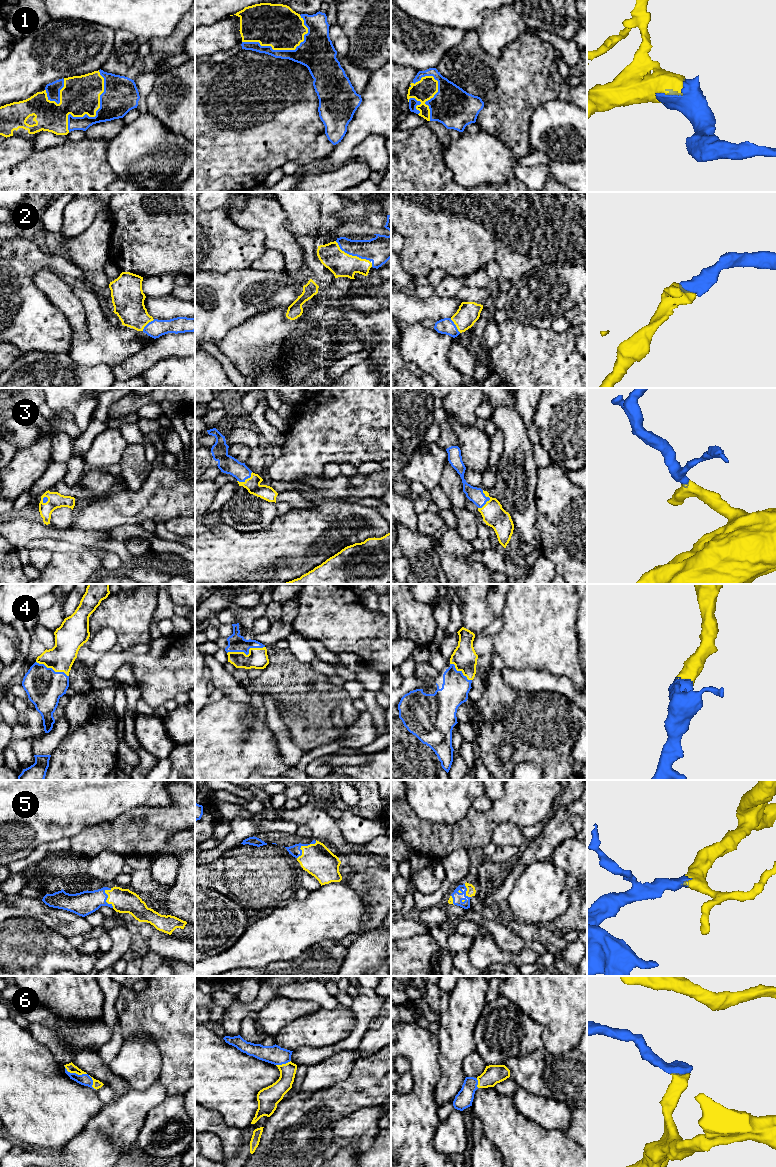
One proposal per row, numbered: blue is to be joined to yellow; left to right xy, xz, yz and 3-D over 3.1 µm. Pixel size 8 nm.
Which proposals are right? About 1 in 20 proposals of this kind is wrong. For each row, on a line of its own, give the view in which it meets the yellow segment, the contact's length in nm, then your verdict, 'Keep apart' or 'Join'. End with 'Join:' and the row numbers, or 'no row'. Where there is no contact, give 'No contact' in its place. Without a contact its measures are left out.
1: Touches yellow in xz. Shared border 550 nm. Join
2: Touches yellow in xz. Shared border 360 nm. Join
3: Touches yellow in yz. Shared border 160 nm. Join
4: Touches yellow in xz. Shared border 300 nm. Join
5: Touches yellow in xz. Shared border 220 nm. Join
6: Touches yellow in xy. Shared border 200 nm. Join
Join: 1, 2, 3, 4, 5, 6

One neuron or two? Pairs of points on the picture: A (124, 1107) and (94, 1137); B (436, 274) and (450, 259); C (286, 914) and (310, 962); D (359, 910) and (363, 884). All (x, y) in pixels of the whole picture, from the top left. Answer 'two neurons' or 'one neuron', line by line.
A: one neuron
B: two neurons
C: two neurons
D: two neurons

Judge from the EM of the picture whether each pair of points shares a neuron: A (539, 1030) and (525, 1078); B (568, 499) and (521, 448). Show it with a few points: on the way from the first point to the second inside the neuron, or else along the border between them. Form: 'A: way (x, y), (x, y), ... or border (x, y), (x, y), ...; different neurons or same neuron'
A: border (543, 1046), (532, 1052), (510, 1057); different neurons
B: border (538, 468), (537, 484), (533, 491); different neurons

